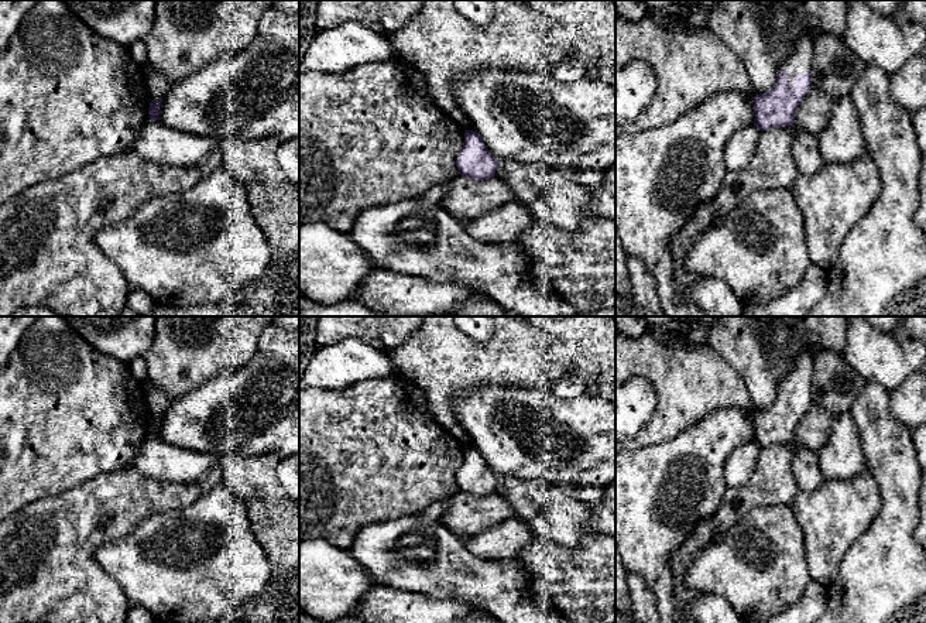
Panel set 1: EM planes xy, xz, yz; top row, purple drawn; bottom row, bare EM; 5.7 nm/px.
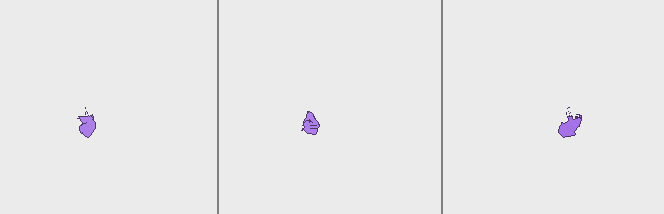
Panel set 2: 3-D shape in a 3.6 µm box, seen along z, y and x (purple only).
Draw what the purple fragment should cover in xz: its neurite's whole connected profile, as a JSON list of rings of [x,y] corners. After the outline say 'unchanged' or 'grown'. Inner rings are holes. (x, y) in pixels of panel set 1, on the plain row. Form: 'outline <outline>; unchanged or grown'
outline [[[466,446],[463,465],[456,473],[459,490],[471,496],[488,496],[494,493],[497,480],[498,476],[490,470],[481,453]]]; unchanged

